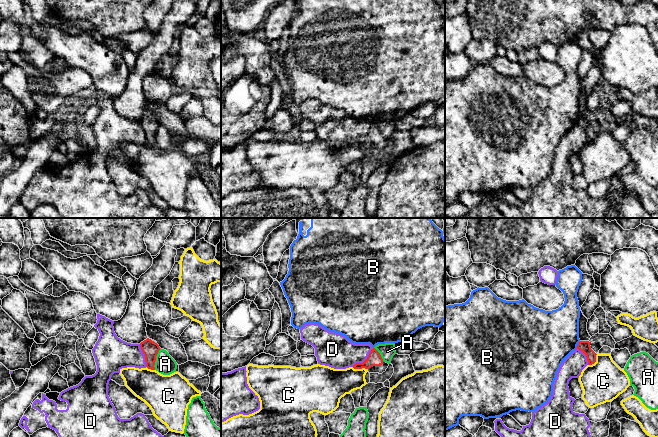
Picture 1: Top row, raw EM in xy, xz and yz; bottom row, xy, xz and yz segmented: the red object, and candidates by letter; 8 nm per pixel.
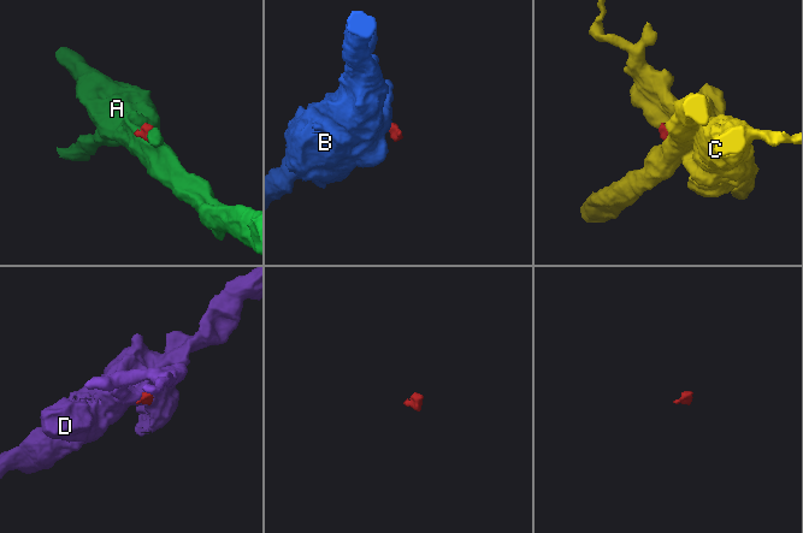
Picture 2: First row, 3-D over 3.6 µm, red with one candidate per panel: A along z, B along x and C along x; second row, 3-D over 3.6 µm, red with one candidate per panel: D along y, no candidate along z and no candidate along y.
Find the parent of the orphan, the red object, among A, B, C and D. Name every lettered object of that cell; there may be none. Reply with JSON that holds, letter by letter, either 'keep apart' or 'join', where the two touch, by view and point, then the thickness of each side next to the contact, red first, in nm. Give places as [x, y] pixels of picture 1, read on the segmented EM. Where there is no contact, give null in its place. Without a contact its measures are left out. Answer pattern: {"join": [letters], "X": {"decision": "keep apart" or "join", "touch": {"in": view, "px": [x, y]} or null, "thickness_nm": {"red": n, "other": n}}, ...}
{"join": [], "A": {"decision": "keep apart", "touch": {"in": "xy", "px": [155, 359]}, "thickness_nm": {"red": 140, "other": 160}}, "B": {"decision": "keep apart", "touch": {"in": "yz", "px": [577, 345]}, "thickness_nm": {"red": 90, "other": 440}}, "C": {"decision": "keep apart", "touch": {"in": "yz", "px": [595, 361]}, "thickness_nm": {"red": 90, "other": 320}}, "D": {"decision": "keep apart", "touch": {"in": "xz", "px": [365, 360]}, "thickness_nm": {"red": 120, "other": 280}}}

